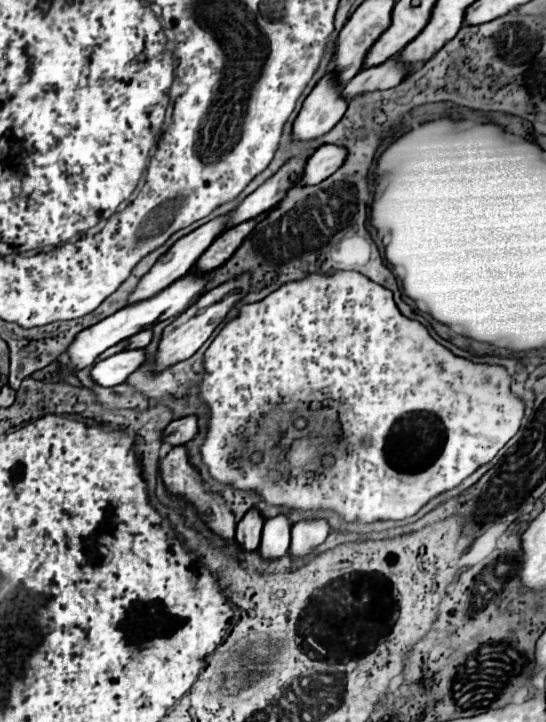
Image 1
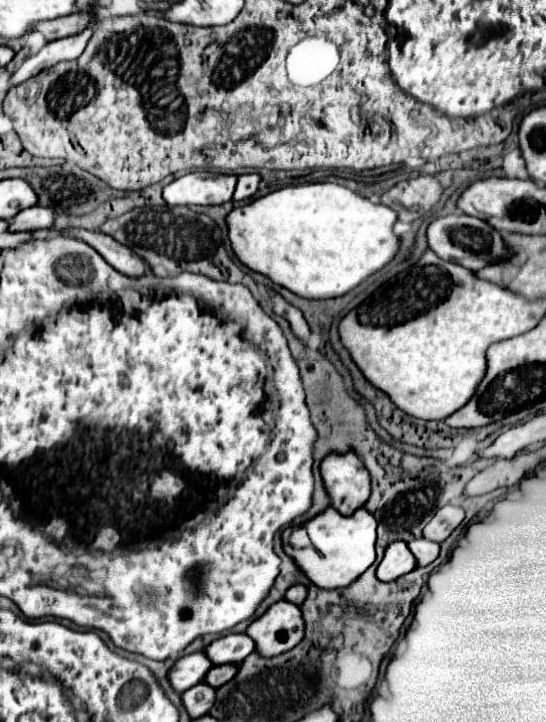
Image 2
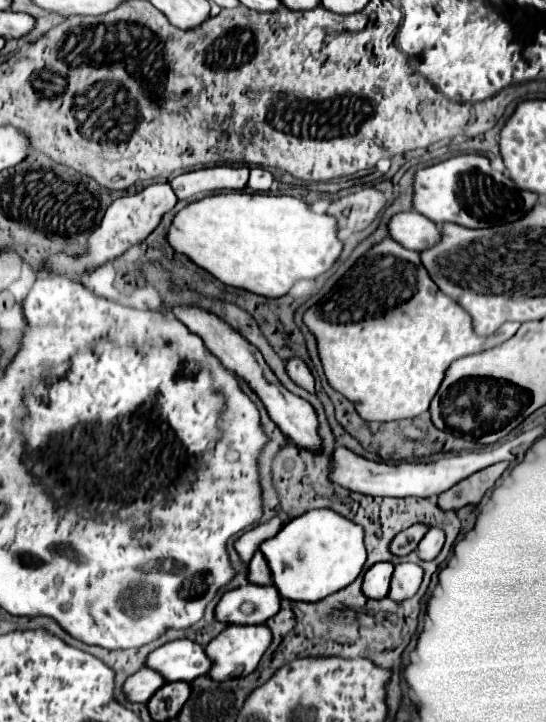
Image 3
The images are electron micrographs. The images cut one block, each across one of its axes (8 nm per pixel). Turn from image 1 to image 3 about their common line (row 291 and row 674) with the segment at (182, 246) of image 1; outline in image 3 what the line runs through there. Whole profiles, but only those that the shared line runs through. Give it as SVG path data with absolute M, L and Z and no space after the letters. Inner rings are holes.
M142 668L124 682L124 692L130 702L148 702L156 690L166 684L164 676L152 668Z

